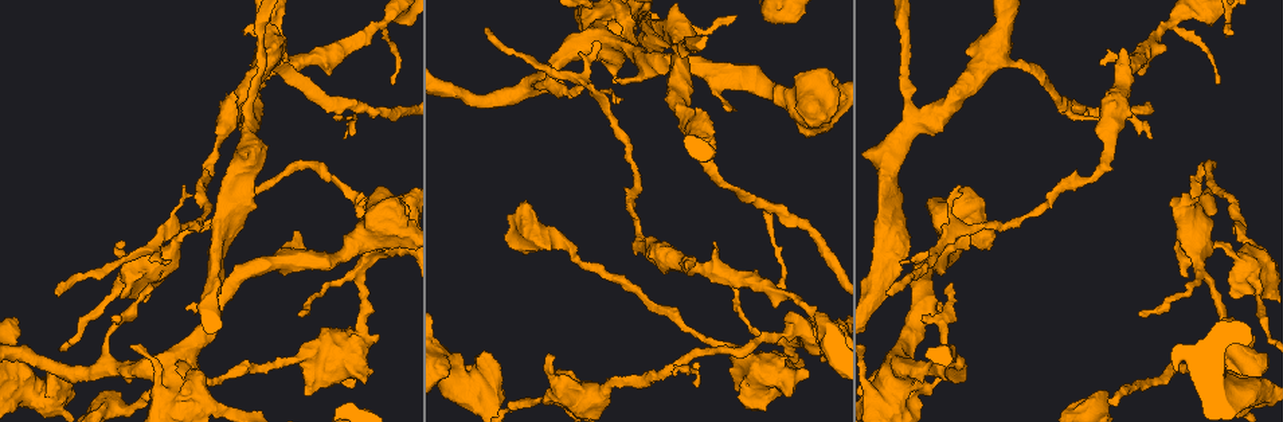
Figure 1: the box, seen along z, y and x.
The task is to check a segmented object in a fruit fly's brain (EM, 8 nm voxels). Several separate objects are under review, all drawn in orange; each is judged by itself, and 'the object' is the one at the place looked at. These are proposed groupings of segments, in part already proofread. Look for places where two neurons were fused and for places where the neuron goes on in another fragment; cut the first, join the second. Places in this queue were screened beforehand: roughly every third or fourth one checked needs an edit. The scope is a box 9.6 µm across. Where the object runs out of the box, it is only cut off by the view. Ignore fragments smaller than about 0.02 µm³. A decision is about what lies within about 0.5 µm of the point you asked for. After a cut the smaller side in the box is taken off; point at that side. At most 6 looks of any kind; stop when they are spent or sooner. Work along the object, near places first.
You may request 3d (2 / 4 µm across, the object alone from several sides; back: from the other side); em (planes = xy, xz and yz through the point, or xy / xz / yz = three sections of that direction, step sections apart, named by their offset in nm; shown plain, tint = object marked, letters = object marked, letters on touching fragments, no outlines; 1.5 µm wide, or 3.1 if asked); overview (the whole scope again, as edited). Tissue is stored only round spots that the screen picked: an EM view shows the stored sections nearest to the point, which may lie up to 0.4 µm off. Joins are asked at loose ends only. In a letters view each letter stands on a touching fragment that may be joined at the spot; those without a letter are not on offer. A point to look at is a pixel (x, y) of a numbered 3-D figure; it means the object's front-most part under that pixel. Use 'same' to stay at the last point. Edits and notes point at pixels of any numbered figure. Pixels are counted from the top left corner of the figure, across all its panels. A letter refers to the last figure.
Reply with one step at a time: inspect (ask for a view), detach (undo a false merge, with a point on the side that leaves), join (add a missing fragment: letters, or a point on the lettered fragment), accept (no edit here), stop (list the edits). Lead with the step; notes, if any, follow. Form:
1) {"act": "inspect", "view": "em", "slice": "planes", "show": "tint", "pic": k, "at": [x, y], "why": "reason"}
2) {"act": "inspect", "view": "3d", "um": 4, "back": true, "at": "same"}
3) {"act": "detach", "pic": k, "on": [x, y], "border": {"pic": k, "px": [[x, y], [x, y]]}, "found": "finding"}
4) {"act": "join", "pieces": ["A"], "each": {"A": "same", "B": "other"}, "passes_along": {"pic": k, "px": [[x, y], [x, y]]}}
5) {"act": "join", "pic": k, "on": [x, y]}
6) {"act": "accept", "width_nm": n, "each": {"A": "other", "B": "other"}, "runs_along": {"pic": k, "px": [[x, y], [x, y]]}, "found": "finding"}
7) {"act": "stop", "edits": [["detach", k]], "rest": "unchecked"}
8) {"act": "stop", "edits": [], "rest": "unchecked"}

{"act": "inspect", "view": "3d", "um": 2, "pic": 1, "at": [727, 108], "why": "an open end"}

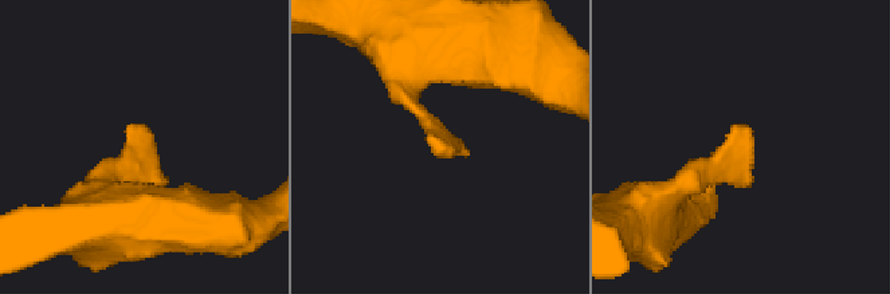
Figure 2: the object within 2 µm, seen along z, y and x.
{"act": "inspect", "view": "em", "slice": "planes", "show": "letters", "pic": 2, "at": [145, 125], "why": "need the tissue"}

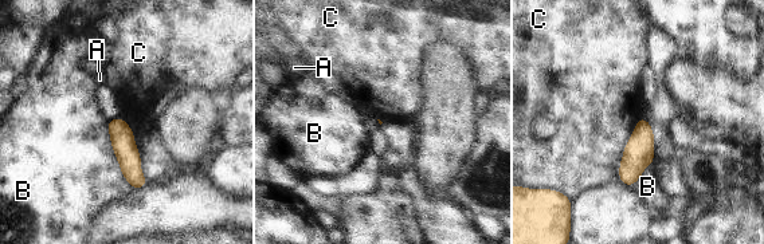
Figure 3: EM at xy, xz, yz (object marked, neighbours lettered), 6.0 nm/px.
{"act": "accept", "each": {"A": "other", "B": "other", "C": "other"}, "found": "none of them fits"}

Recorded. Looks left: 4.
{"act": "inspect", "view": "em", "slice": "planes", "show": "letters", "pic": 1, "at": [485, 27], "why": "end of a long branch"}

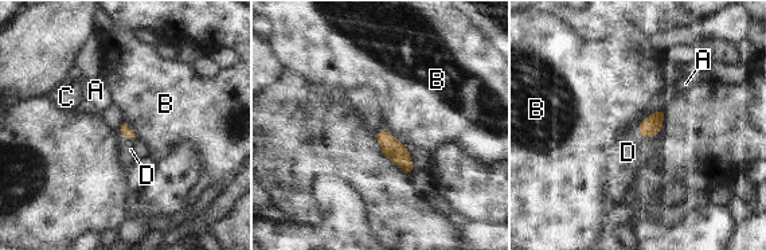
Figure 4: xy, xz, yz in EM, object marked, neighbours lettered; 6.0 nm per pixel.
{"act": "join", "pic": 4, "on": [131, 149], "each": {"A": "other", "B": "other", "C": "other", "D": "same"}, "found": "the neuron continues"}

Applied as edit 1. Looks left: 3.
{"act": "inspect", "view": "3d", "um": 4, "pic": 1, "at": [221, 195], "why": "branch stops here"}

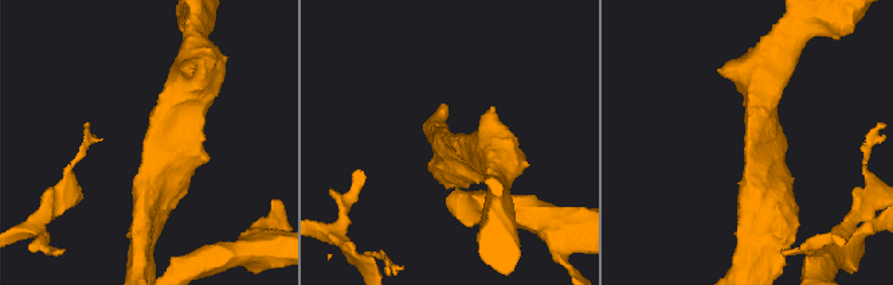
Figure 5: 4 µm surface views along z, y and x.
{"act": "inspect", "view": "em", "slice": "planes", "show": "letters", "pic": 5, "at": [146, 134]}

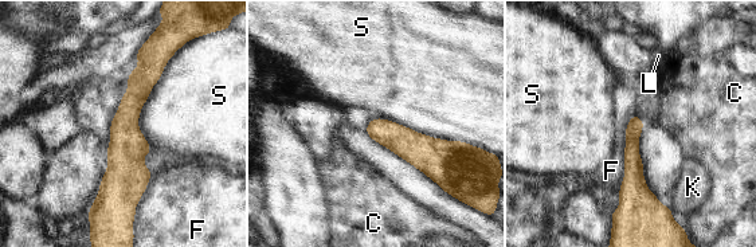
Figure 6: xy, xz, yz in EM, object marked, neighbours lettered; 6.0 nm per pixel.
{"act": "accept", "longest_contact_nm": ["S", 650], "each": {"C": "other", "F": "other", "K": "other", "L": "other", "S": "other"}, "border": {"pic": 6, "px": [[184, 43], [138, 117], [152, 149]]}, "found": "no lettered fragment goes on from it"}

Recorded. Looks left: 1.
{"act": "stop", "edits": [["join", 4]], "rest": "unchecked"}

